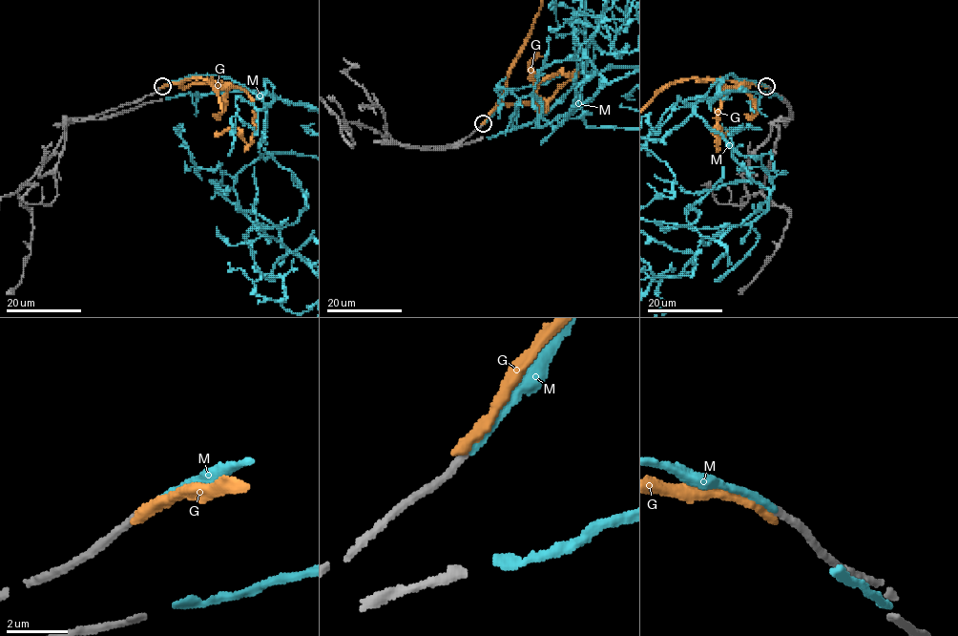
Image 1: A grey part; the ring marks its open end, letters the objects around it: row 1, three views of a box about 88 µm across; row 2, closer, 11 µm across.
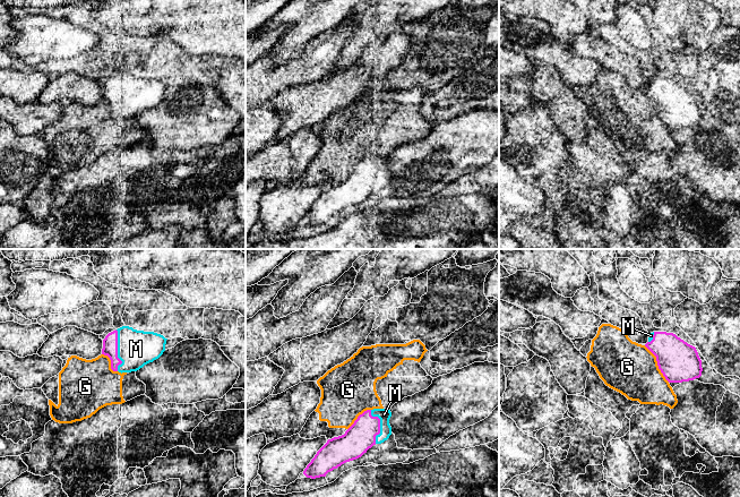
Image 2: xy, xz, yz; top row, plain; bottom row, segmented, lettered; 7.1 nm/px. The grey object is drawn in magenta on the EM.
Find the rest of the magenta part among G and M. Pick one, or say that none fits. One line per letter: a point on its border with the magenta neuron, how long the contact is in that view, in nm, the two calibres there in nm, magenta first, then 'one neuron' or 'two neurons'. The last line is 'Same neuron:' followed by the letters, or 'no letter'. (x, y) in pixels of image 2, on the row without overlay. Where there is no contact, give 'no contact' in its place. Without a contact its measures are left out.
G: contact yz (657, 110); length 320 nm; calibres 280 and 380 nm; two neurons
M: contact xy (117, 96); length 300 nm; calibres 110 and 260 nm; one neuron
Same neuron: M

